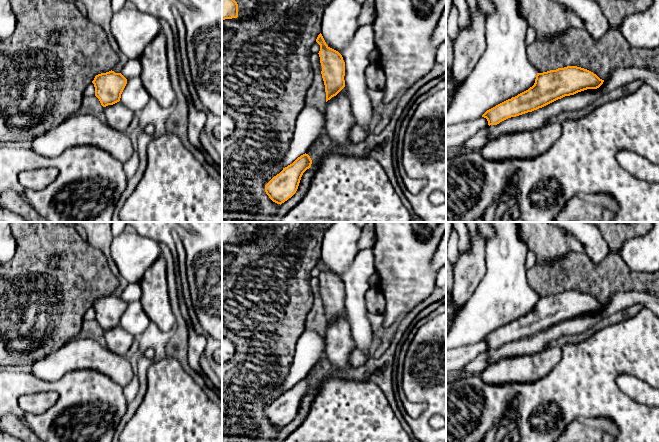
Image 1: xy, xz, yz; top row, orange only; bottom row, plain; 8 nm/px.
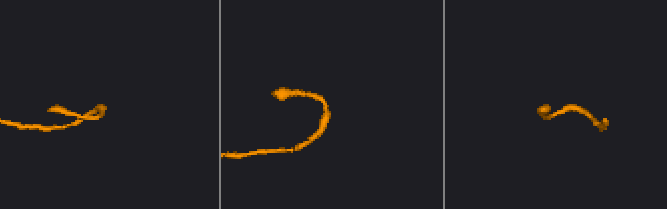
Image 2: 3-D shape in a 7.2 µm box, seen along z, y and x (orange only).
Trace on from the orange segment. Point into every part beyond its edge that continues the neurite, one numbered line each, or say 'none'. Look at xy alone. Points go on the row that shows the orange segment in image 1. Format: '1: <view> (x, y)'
1: xy (117, 116)

